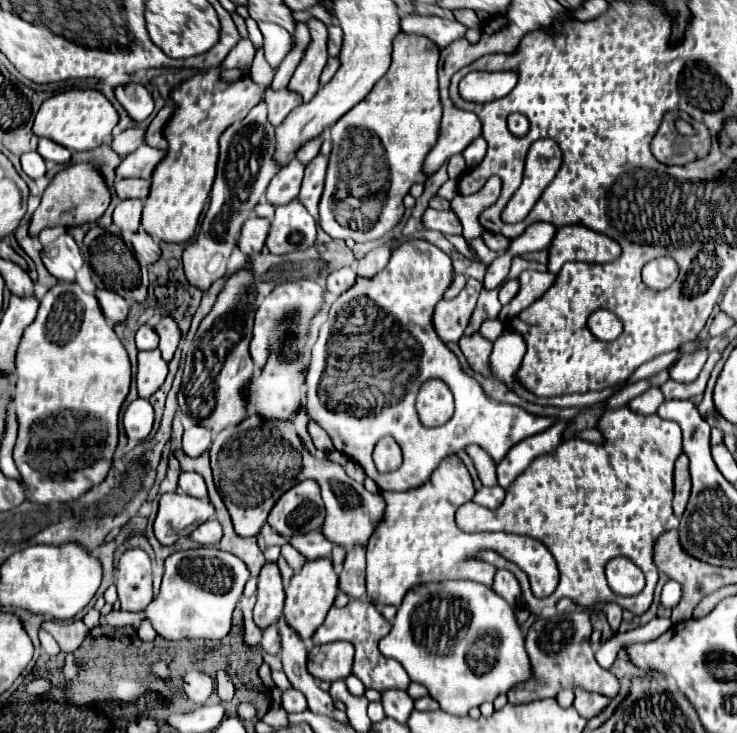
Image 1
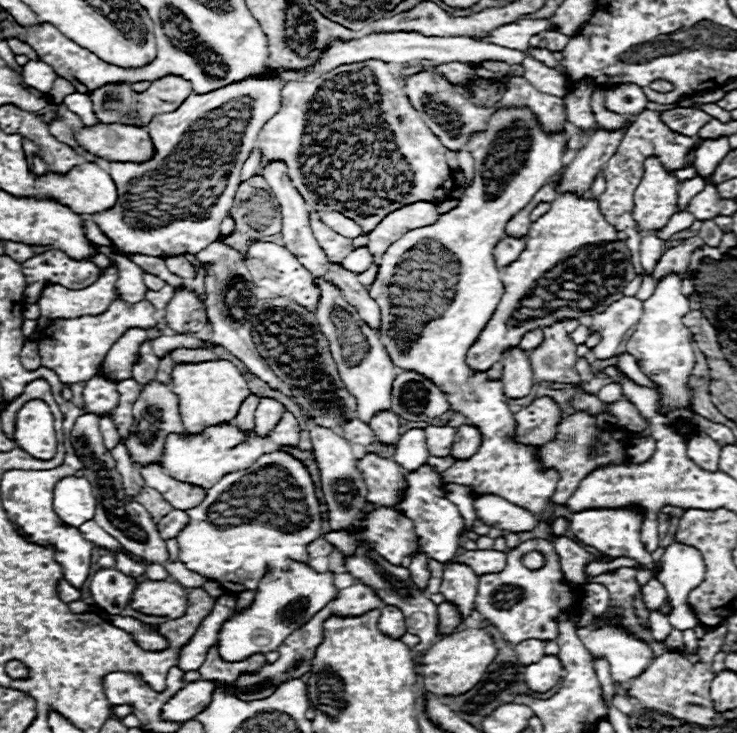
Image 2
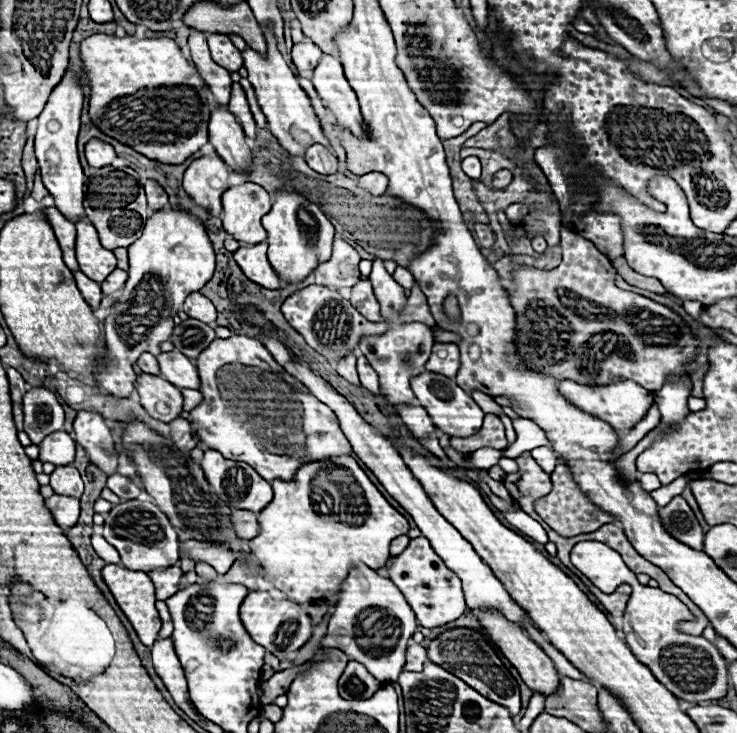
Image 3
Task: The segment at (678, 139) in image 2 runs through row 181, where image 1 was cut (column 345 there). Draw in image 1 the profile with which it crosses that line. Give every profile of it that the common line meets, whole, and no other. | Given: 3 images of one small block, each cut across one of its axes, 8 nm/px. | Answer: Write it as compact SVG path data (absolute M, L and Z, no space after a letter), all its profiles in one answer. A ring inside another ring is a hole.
M350 600L344 608L336 608L336 606L330 608L324 624L312 636L312 642L314 646L319 646L336 642L336 640L348 640L356 648L352 674L358 680L362 680L362 684L366 688L374 688L378 692L384 692L384 690L408 690L410 678L408 678L406 670L396 660L386 658L378 650L378 642L390 632L390 628L392 628L392 624L382 618L378 608L370 600Z

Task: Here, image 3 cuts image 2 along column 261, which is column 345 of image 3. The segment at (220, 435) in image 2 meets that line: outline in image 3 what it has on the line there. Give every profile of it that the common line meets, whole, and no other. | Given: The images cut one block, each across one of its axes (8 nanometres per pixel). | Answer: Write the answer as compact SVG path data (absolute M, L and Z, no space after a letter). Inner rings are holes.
M230 336L226 340L216 338L200 356L196 358L196 368L200 374L200 394L202 402L188 412L188 422L196 438L200 438L204 450L218 450L224 458L246 462L250 464L264 480L294 480L300 464L334 458L334 456L350 456L352 446L340 430L340 424L334 412L316 400L308 390L300 390L296 380L286 372L280 370L282 366L276 364L272 354L264 348L258 338L248 336Z

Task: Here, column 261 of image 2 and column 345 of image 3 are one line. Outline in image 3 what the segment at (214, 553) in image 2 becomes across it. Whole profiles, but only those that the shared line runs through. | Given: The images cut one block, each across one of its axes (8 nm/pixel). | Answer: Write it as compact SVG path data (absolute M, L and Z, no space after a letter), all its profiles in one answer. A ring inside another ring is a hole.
M350 456L322 460L320 464L304 464L300 472L296 472L296 480L276 480L272 488L274 498L258 516L260 532L250 540L250 548L264 568L264 580L286 592L298 604L336 596L352 568L350 564L362 562L372 570L382 568L390 558L390 542L408 534L408 520L386 502L366 472Z

